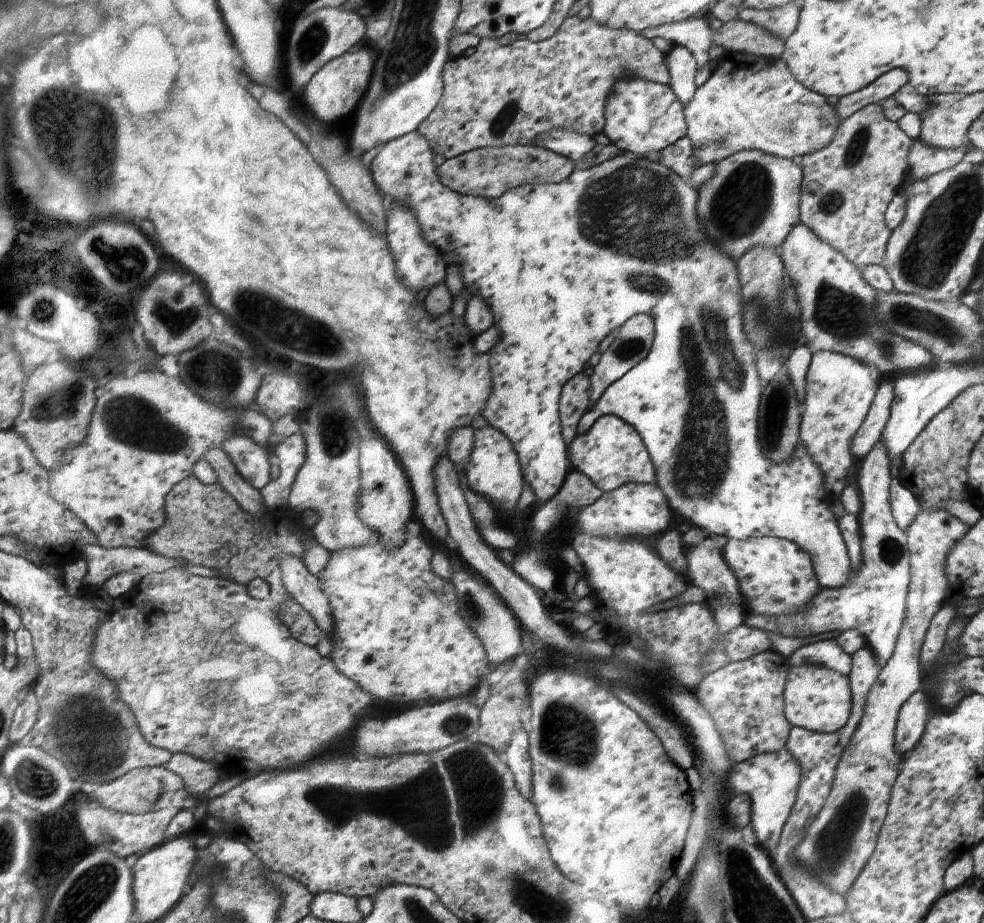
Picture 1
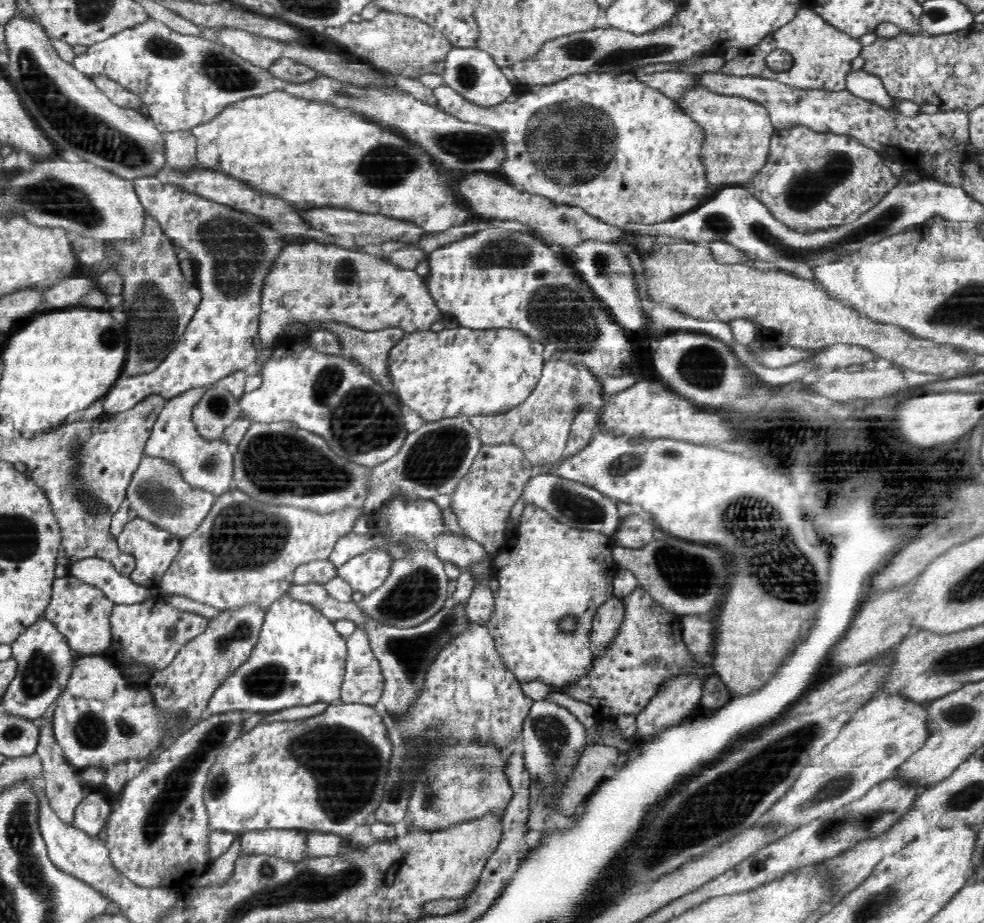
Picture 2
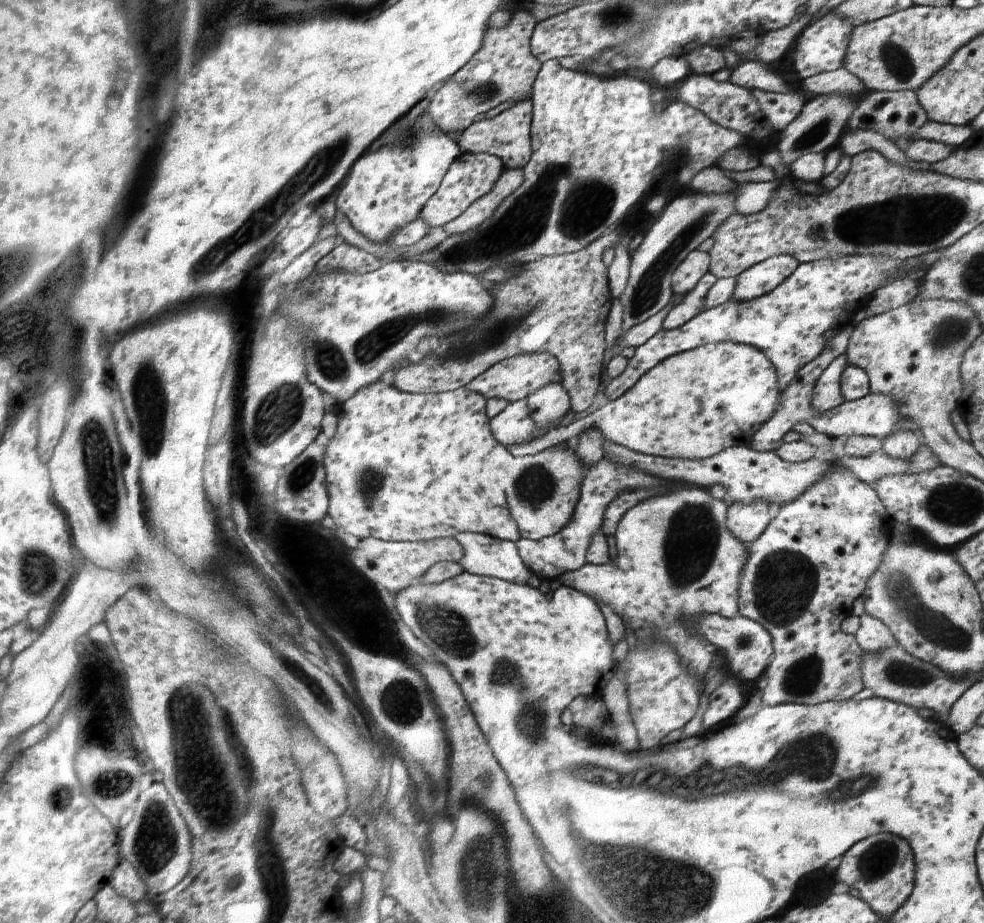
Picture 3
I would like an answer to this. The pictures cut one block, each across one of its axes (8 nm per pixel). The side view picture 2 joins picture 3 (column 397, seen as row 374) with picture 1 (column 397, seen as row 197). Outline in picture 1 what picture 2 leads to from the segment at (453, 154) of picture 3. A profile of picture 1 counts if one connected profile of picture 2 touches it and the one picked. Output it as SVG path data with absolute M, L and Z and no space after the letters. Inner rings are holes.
M552 130L546 136L538 136L533 146L542 147L574 160L574 172L568 179L558 183L533 184L528 186L518 186L508 190L500 198L488 200L482 196L465 196L452 192L442 184L440 175L437 174L433 165L433 151L430 145L418 131L412 131L396 140L385 144L382 150L372 160L372 180L378 188L378 192L384 192L390 203L402 204L408 212L414 214L416 222L420 224L420 230L426 238L428 244L433 244L440 256L444 257L447 266L456 265L461 270L461 277L464 288L470 292L470 296L482 296L488 308L492 310L494 326L502 330L502 340L498 340L498 346L492 348L490 356L490 376L493 378L493 394L490 394L489 403L486 404L484 419L495 429L505 433L506 438L514 445L514 450L518 453L522 472L526 477L526 484L536 496L538 504L548 502L556 496L558 490L569 471L570 459L568 456L568 445L562 436L560 402L561 392L564 386L573 376L585 372L584 367L588 367L588 362L596 354L598 346L602 340L613 332L617 331L624 323L637 314L645 314L654 320L654 339L653 346L646 356L636 367L633 367L626 375L622 376L613 383L601 396L594 406L582 416L578 432L586 434L588 428L602 415L617 416L634 427L640 434L646 450L649 450L650 460L656 470L656 484L664 493L666 504L672 512L676 512L692 522L694 526L703 530L706 536L724 536L729 540L746 540L752 537L778 537L794 541L800 548L806 549L810 553L814 563L814 572L817 573L818 584L823 588L838 588L844 586L850 580L850 558L848 550L842 538L824 538L824 512L826 512L826 492L824 492L824 474L818 464L812 460L812 456L806 452L804 444L800 442L796 452L792 454L790 462L774 464L764 458L758 442L758 424L756 424L756 356L754 348L748 338L745 329L742 328L742 285L738 282L738 269L735 260L732 260L720 246L716 246L712 240L706 236L702 221L698 218L698 196L700 193L694 190L681 176L674 174L672 170L662 166L658 161L650 161L643 156L633 154L618 154L601 164L588 166L590 162L584 163L584 154L590 152L595 146L594 137L588 134L576 134L568 130Z

